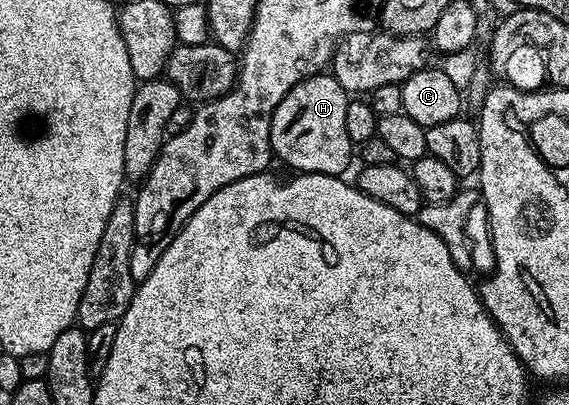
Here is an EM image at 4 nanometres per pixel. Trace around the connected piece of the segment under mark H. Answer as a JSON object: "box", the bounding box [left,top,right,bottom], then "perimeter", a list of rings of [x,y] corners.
{"box":[270,73,354,176],"perimeter":[[[331,73],[312,75],[294,85],[272,114],[270,137],[275,158],[289,163],[296,173],[343,176],[352,155],[354,159],[354,144],[346,133],[346,105],[349,102],[349,93]]]}

